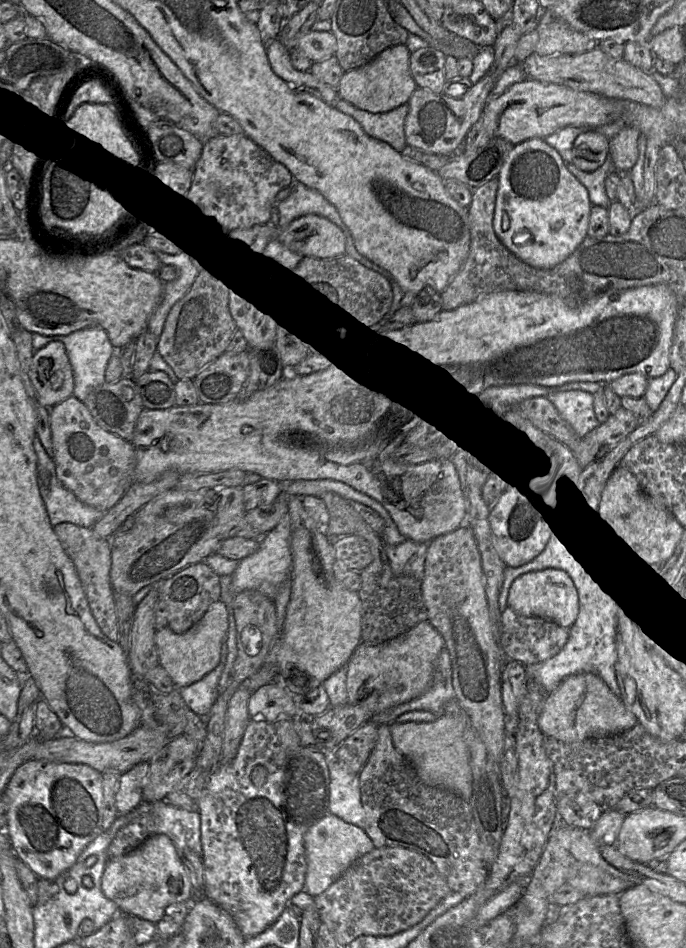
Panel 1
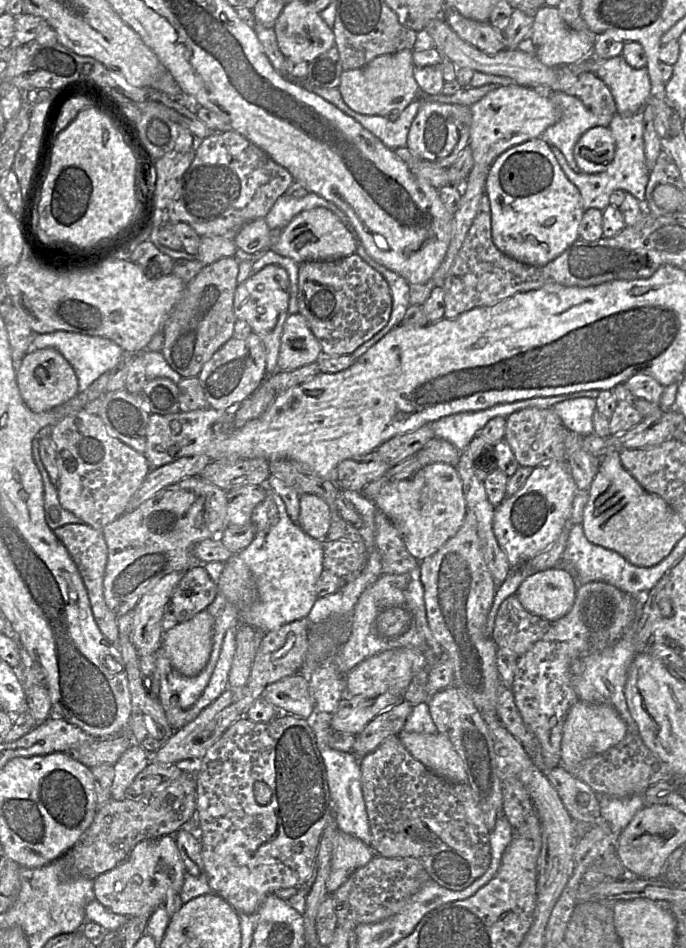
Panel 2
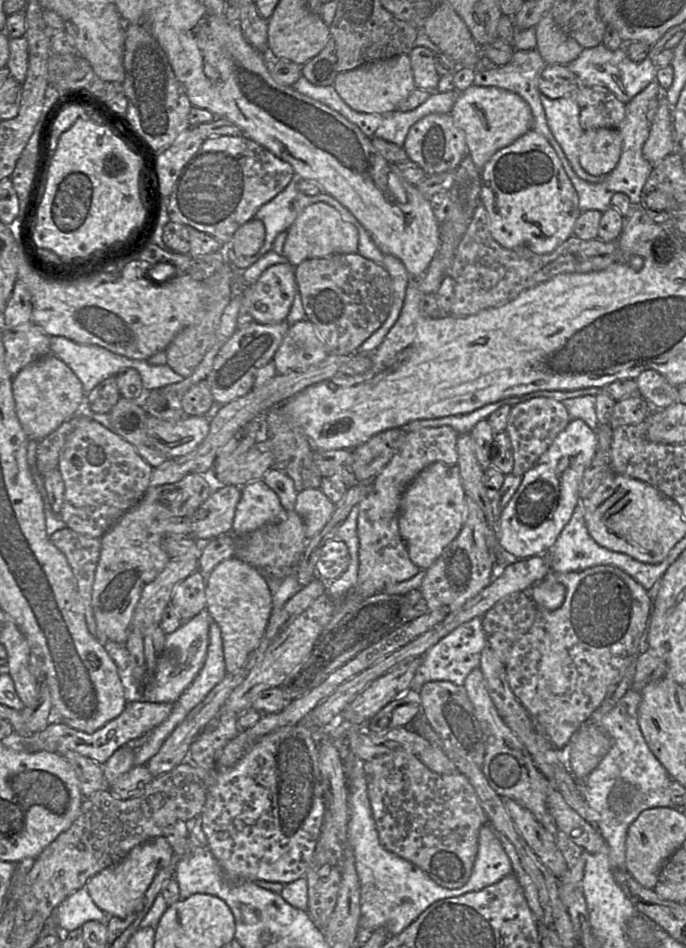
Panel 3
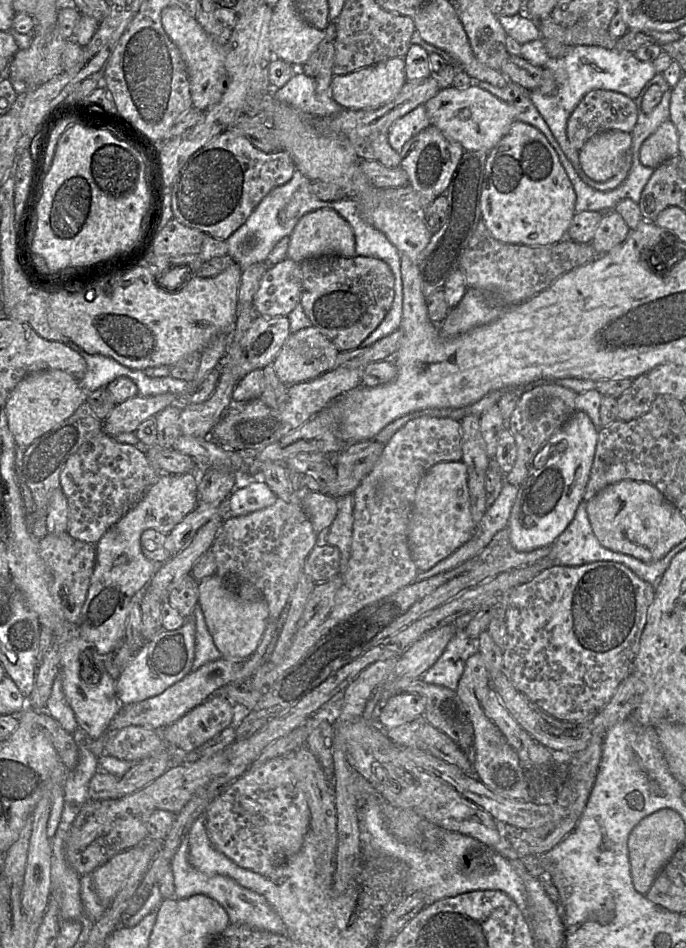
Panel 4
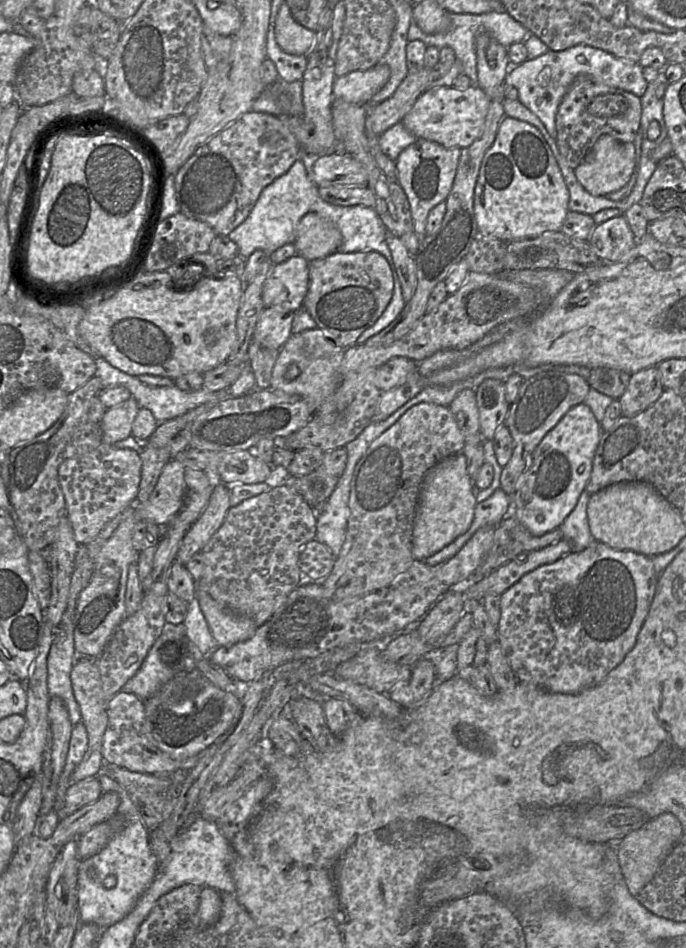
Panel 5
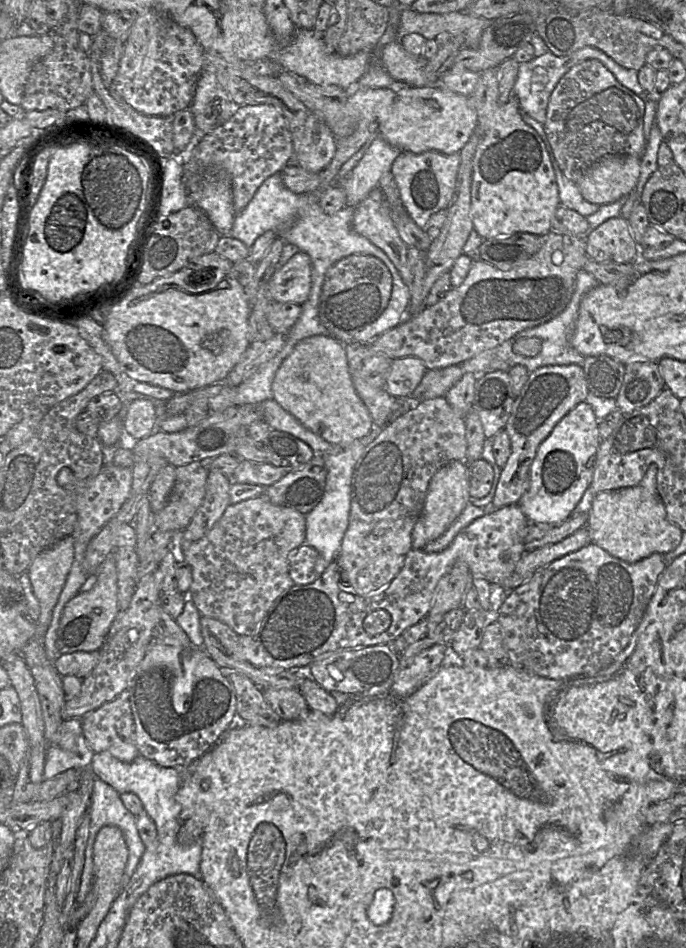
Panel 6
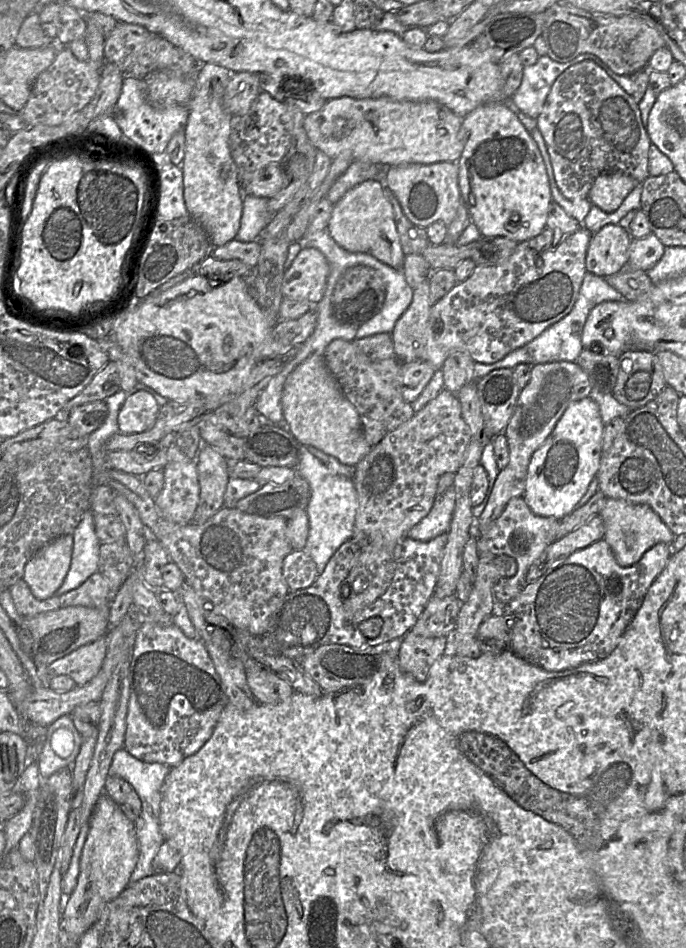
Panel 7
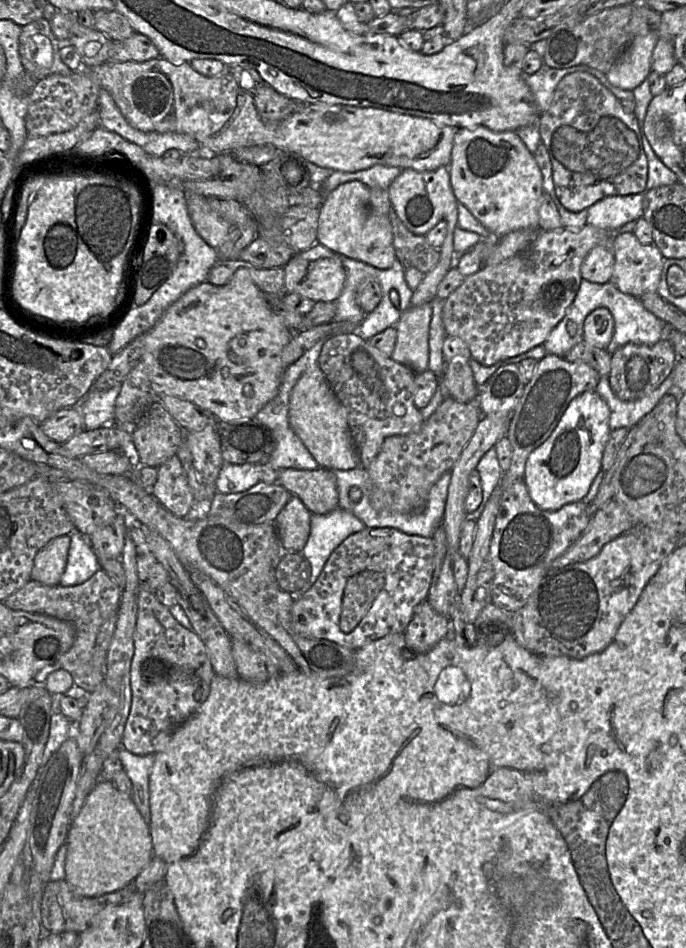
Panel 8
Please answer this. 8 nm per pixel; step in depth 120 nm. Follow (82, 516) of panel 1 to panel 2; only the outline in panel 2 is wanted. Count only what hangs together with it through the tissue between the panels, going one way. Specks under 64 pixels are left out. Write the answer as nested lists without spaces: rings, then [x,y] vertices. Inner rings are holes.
[[[38,437],[32,441],[32,454],[43,482],[45,520],[50,529],[54,531],[66,524],[82,523],[77,516],[60,505],[57,485],[51,482],[40,459]]]

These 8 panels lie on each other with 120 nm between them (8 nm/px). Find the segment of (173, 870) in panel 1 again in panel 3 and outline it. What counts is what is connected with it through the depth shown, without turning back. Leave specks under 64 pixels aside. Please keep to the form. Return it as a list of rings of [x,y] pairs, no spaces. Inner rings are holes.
[[[165,837],[151,839],[134,847],[120,862],[92,876],[85,888],[96,906],[109,916],[126,916],[145,894],[156,874],[176,863],[176,856]]]

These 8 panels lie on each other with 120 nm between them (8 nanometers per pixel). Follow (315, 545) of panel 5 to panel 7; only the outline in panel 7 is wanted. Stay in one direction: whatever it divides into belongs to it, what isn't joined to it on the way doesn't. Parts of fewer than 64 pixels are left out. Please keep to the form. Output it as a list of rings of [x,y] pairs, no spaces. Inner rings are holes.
[[[293,550],[285,557],[282,575],[289,591],[307,588],[319,576],[315,562],[303,550]]]

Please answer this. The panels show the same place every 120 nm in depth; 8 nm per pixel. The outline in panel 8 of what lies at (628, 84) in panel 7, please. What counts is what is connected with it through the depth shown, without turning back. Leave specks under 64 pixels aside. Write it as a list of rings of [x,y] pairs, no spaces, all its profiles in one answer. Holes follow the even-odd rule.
[[[543,63],[536,73],[525,77],[526,83],[535,98],[537,110],[540,114],[549,108],[558,83],[566,75],[574,72],[587,72],[592,74],[619,100],[635,100],[632,90],[623,90],[613,86],[608,81],[606,74],[597,69],[587,65],[576,65],[565,69],[557,69],[551,68]]]

